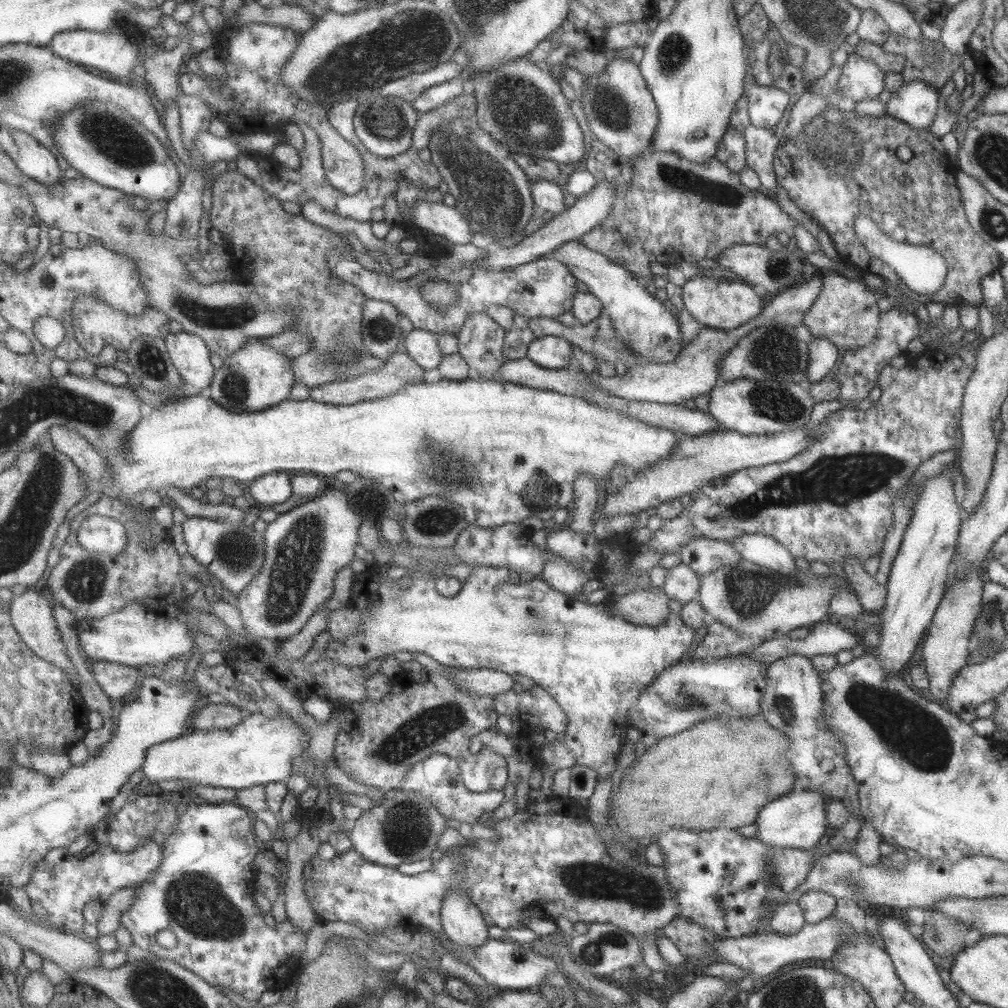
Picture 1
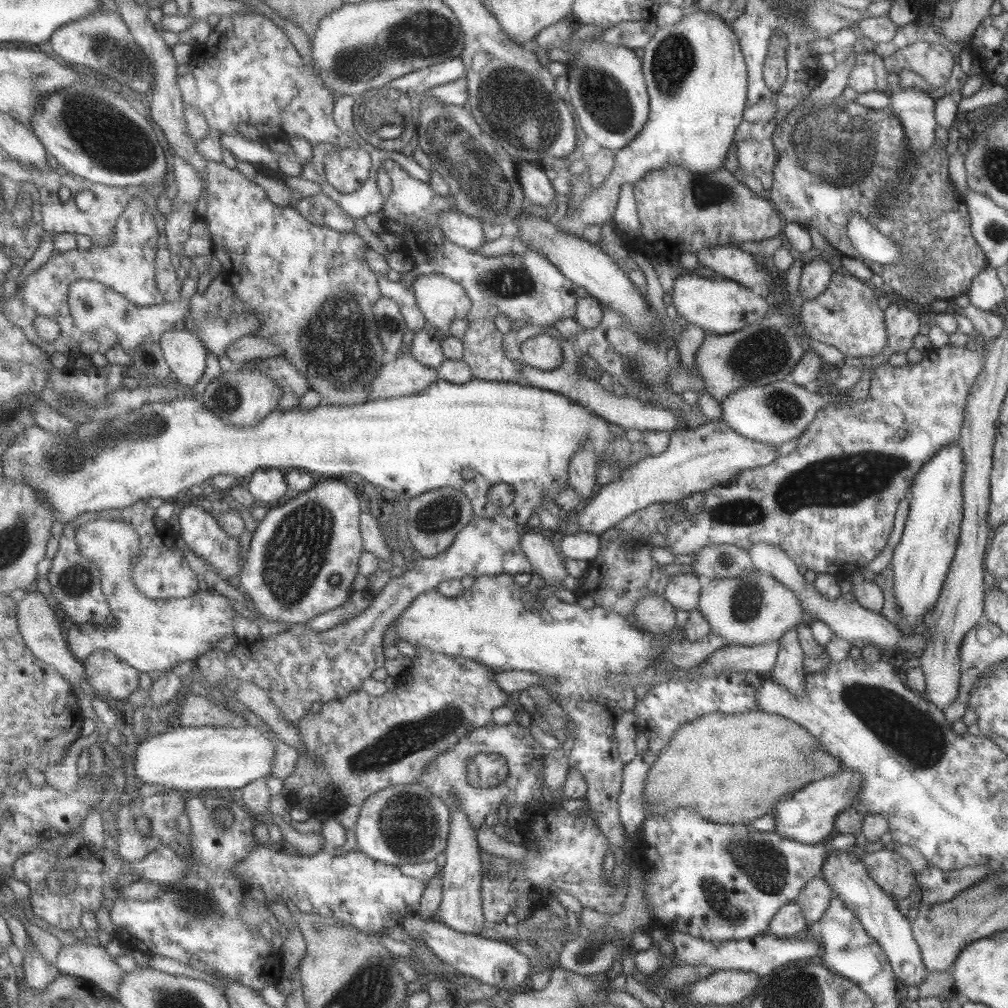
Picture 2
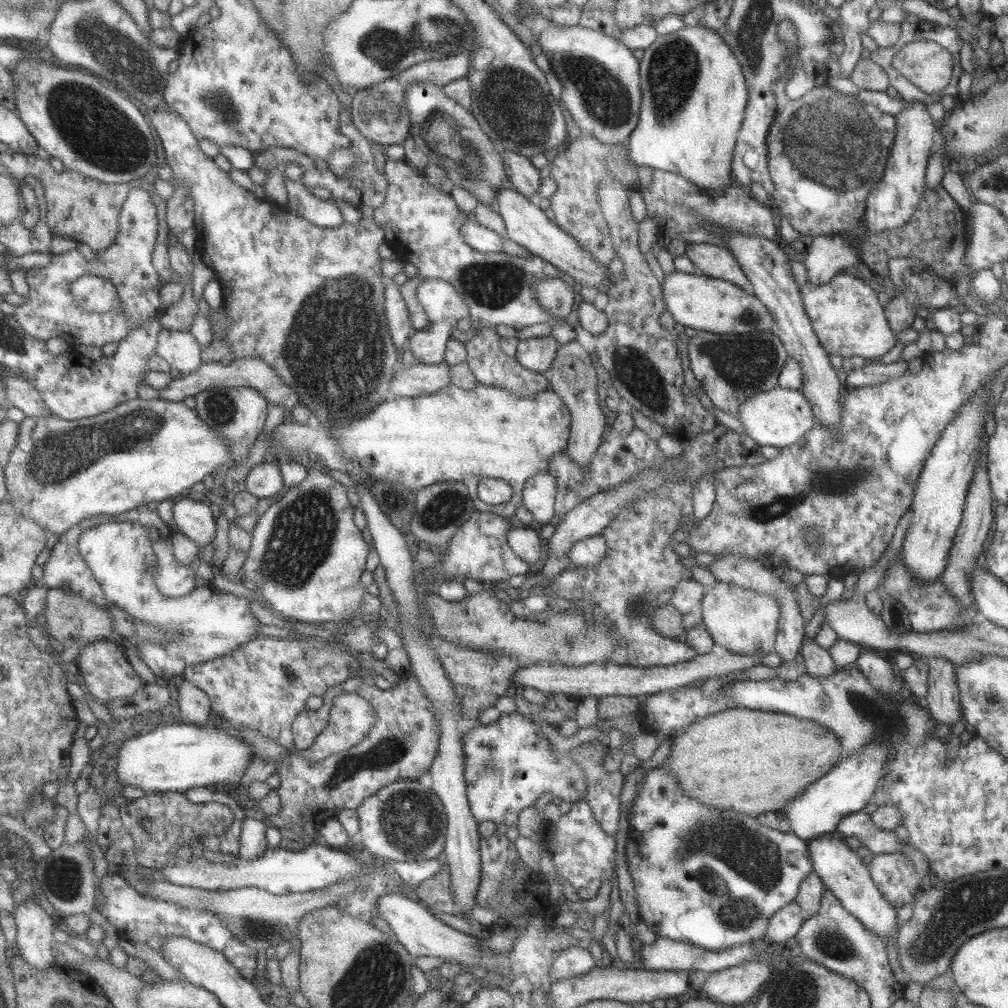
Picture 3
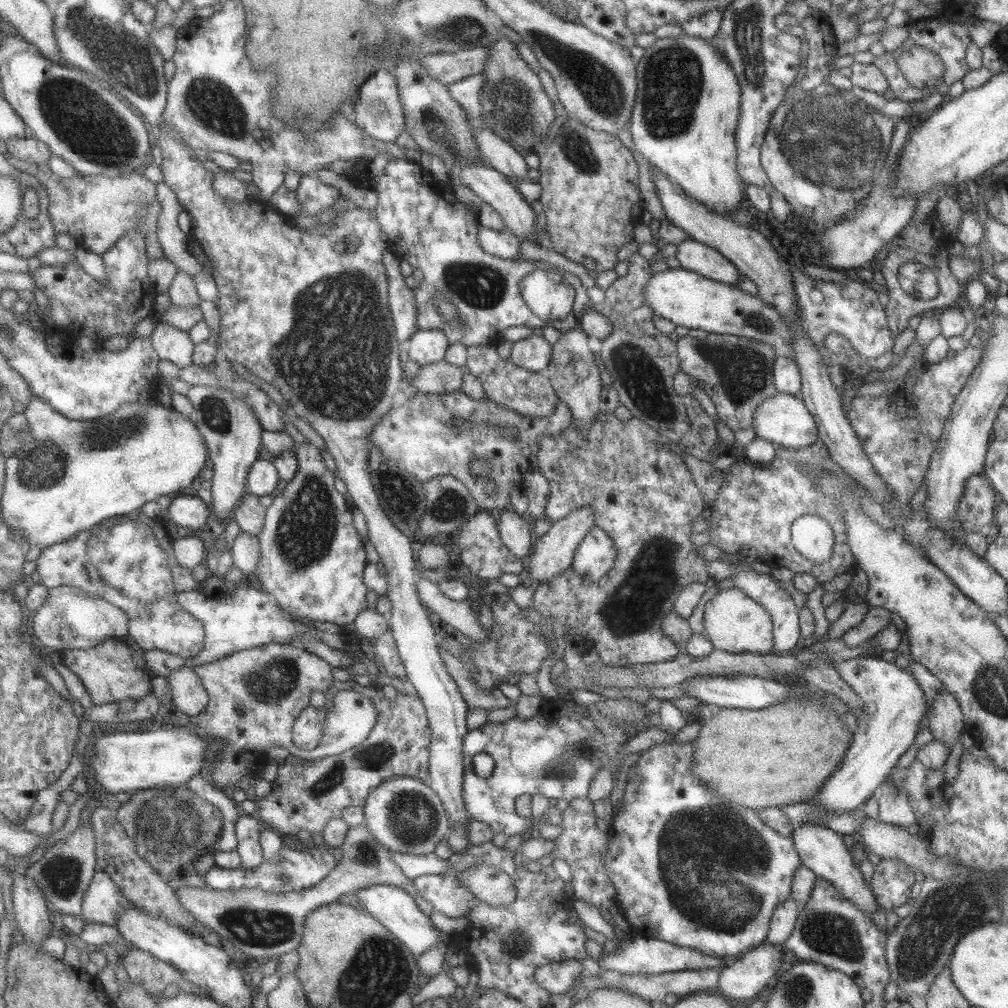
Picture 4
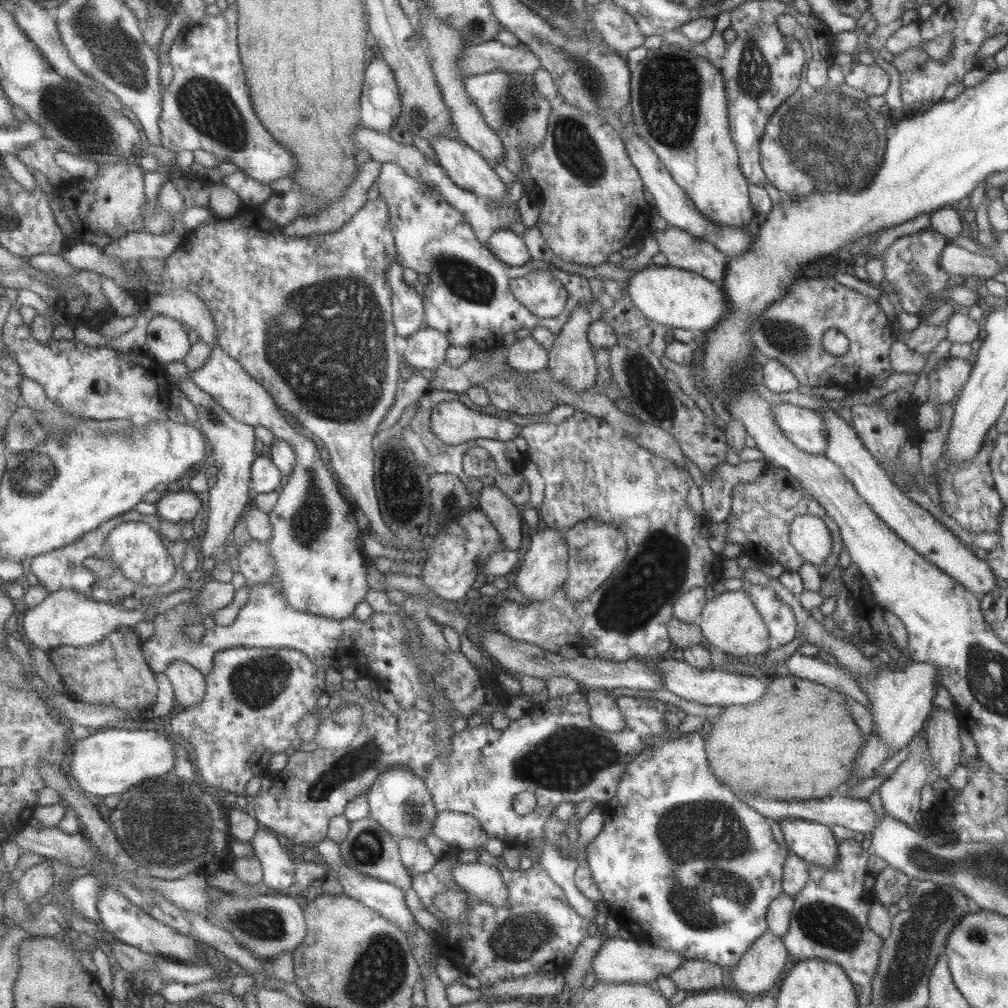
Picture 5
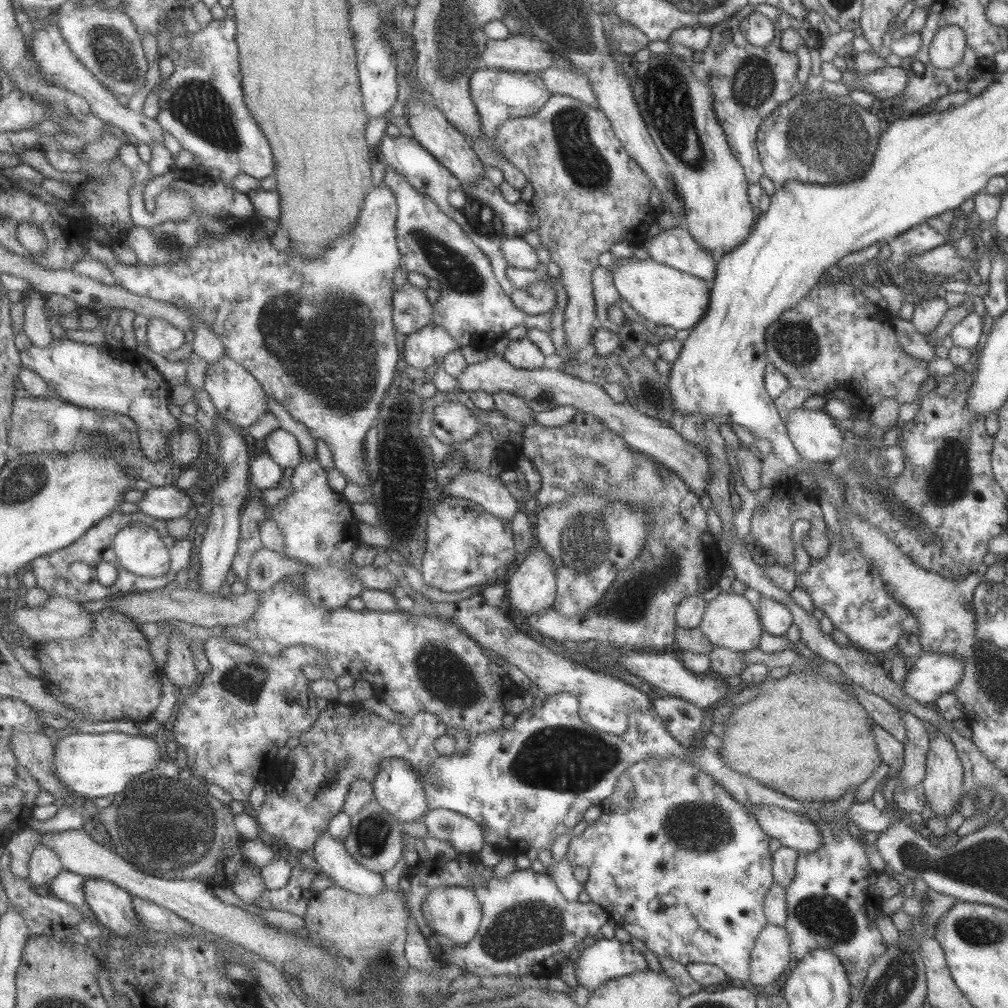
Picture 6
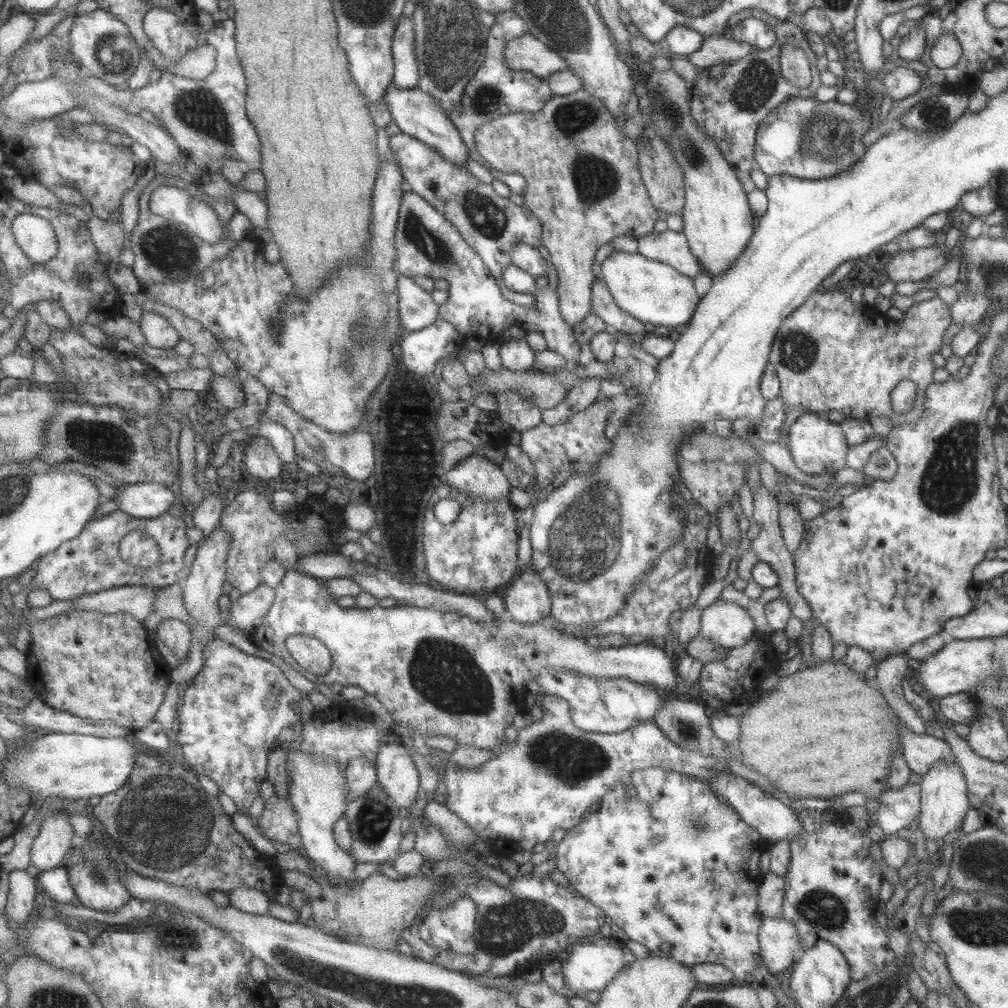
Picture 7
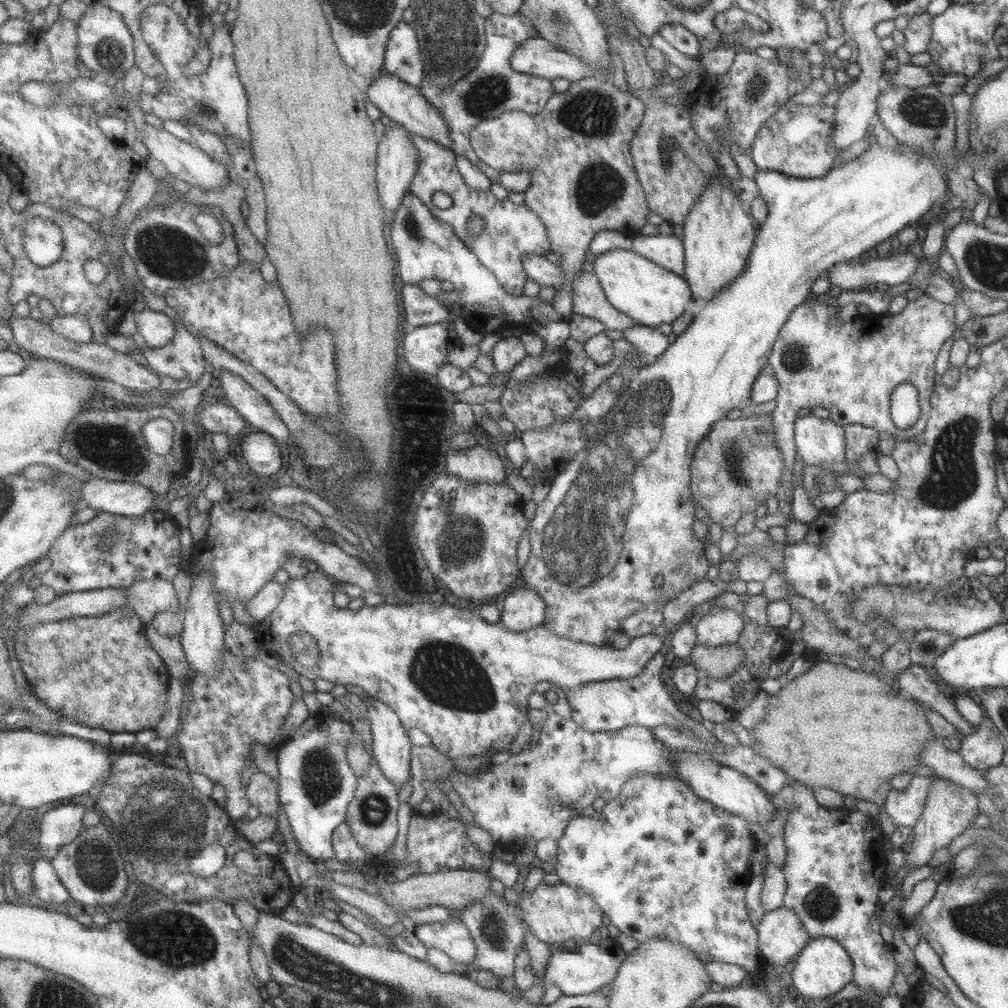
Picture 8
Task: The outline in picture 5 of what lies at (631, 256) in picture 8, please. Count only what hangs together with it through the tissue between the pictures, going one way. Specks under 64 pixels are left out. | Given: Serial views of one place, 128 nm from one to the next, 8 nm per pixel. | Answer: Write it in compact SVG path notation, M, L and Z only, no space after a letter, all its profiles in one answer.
M647 265L636 269L625 284L625 291L645 318L666 328L683 328L693 333L707 333L730 314L730 303L721 286L701 276L671 266Z

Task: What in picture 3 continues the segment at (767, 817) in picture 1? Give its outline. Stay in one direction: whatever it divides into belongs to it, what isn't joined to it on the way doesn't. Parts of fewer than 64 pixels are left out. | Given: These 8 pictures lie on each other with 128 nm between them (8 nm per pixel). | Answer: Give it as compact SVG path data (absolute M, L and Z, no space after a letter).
M872 741L865 749L848 758L840 758L839 763L830 768L824 776L809 784L801 795L789 799L783 808L791 833L809 840L827 832L833 832L841 818L861 811L871 802L877 782L882 776L884 758L890 747L882 741Z

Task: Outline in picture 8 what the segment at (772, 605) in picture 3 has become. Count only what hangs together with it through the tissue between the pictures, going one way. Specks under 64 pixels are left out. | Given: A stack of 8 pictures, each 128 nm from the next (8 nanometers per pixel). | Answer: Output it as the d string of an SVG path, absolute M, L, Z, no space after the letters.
M711 608L694 622L696 644L718 647L736 643L743 626L745 621L741 613Z

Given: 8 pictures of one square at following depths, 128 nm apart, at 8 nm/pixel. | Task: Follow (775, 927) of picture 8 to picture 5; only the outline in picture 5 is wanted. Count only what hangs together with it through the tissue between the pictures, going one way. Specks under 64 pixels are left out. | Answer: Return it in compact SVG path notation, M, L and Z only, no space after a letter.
M767 930L759 938L755 938L755 942L752 942L751 946L741 955L739 963L731 968L730 975L733 983L730 988L743 996L747 996L743 992L749 992L749 994L763 992L773 986L773 982L777 979L777 974L783 970L785 962L787 962L787 952L783 940Z

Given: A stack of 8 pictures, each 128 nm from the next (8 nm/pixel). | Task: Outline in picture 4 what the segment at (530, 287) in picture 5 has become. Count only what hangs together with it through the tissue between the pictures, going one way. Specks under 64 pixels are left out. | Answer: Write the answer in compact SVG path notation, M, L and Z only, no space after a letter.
M547 270L531 272L521 284L530 310L545 321L565 321L574 310L577 294L571 281L560 273Z

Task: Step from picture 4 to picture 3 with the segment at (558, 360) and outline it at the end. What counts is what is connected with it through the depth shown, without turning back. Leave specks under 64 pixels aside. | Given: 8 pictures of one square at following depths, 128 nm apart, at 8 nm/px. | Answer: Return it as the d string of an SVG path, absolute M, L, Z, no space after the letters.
M573 340L559 348L554 366L546 374L551 384L551 390L558 392L570 408L572 426L567 450L569 456L575 460L575 464L579 464L581 468L587 468L589 460L595 456L604 434L603 428L605 428L605 416L601 414L601 410L595 402L595 398L597 398L596 370L593 370L593 366L591 366L592 358L593 356L589 356L589 352L577 340Z

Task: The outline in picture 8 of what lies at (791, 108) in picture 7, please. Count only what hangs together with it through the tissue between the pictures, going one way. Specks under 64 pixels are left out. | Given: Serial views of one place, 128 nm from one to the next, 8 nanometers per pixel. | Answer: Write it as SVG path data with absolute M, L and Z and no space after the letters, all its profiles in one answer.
M787 101L773 115L765 119L749 148L753 164L759 170L775 171L786 176L818 179L841 154L831 149L831 134L835 128L835 108L814 103L811 106Z

